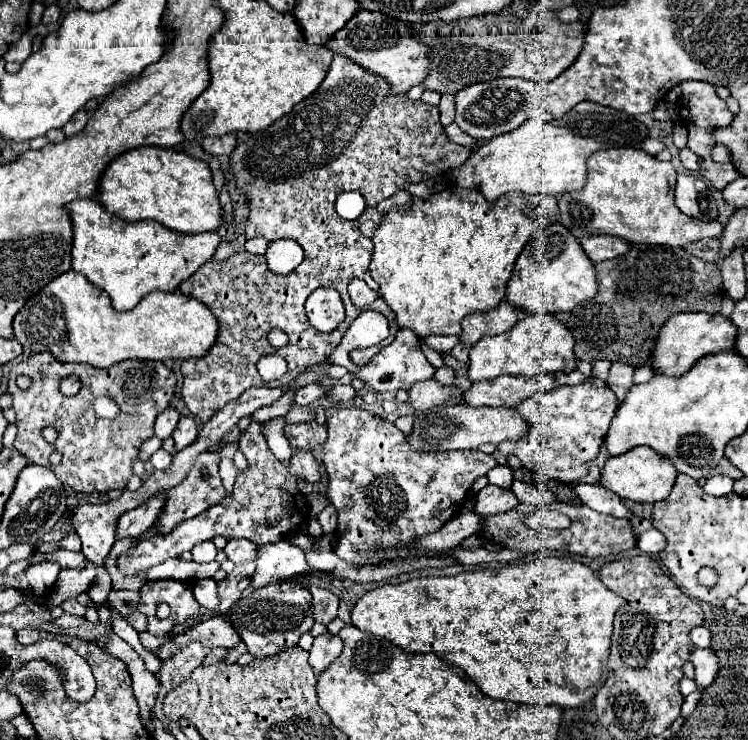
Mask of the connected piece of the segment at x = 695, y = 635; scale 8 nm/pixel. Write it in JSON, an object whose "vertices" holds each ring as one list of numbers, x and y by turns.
{"vertices":[[695,627,691,631,691,639,693,639,695,647,709,647,711,645,711,633,705,627]]}

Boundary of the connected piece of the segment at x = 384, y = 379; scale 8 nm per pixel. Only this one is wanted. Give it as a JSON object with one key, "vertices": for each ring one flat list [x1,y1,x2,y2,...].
{"vertices":[[399,329,395,336,395,341,391,345,383,347,377,355,373,355,373,359,367,365,358,367,352,361,351,363,343,361,343,365,347,365,345,368,349,372,355,377,367,381,369,387,373,387,379,393,395,393,397,389,409,389,413,383,431,379,433,373,435,373,435,367,425,359,425,355,421,351,419,337,410,329]]}

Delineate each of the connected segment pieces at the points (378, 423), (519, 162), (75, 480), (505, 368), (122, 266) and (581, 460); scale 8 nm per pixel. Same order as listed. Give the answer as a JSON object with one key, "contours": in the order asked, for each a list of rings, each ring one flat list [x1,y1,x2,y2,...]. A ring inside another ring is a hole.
{"contours":[[[341,407,327,421,327,441,323,443,323,465,329,477,327,497,331,505,337,509,337,547,335,553,357,567,363,565,381,565,397,559,419,559,427,557,427,553,373,553,373,551,409,551,409,545,429,533,439,531,453,515,459,511,471,483,487,475,497,461,481,451,435,451,435,453,419,453,413,451,405,435,391,423,377,419,373,413]],[[579,103,563,119,549,119,545,111,537,111,517,131,481,143,473,155,455,169,455,181,465,189,481,191,489,201,511,191,561,195,585,187,589,155,611,147,639,149,645,137,647,127,641,121,597,103]],[[35,353,29,359,25,359,23,363,15,365,9,377,9,393,13,397,13,409,17,413,17,437,15,437,15,449,19,453,23,453,27,457,29,463,35,465,43,465,49,467,57,479,71,487,73,491,79,493,109,493,109,491,121,491,127,487,127,481,133,475,133,463,137,459,139,447,153,437,153,423,157,419,157,415,161,411,165,411,171,403,171,397,175,393,175,385,177,379,173,375,173,371,169,367,165,367,161,361,125,361,125,363,117,363,117,367,109,367,105,371,89,367,87,363,61,363,57,361,51,353],[19,375,27,375,31,379,31,387,29,389,19,389,15,383,15,377],[65,375,77,375,83,383,81,391,75,397,65,397,59,391,59,383],[97,397,109,397,113,399,121,413,115,419,101,419,97,417,97,413,93,411,93,401],[53,425,59,429,59,439,55,443,49,443,41,437,41,429],[57,451,61,453,61,461,57,465,53,465,49,461,49,455]],[[525,315,521,321,515,323,513,329,509,329,503,335,493,335,477,341,469,351,469,369,467,377,475,381,483,379,495,379,499,375,539,375,539,373,571,373,577,365,575,353,573,353,575,339,571,331,557,321,553,315]],[[77,199,67,205,71,219,73,219,73,269,83,273,87,281,97,285,99,289,107,291,111,303,117,311,133,309,147,293,151,291,175,291,181,281,189,279,193,271,197,271,203,263,207,263,213,255,221,237,213,233,199,233,199,235,185,235,163,227,157,221,123,221,117,215,109,213,97,199]],[[587,377,579,385,535,393,515,409,527,423,531,423,531,431,519,441,501,443,497,449,503,455,515,455,523,467,535,475,545,475,567,485,579,483,589,473,587,463,599,455,615,409,615,393,595,377]]]}

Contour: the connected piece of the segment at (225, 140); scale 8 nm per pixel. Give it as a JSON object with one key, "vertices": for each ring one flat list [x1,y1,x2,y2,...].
{"vertices":[[233,133,223,135,223,137,205,137,205,139,201,141,201,145,203,145,203,149,205,149,207,153,211,153,211,155,217,155,217,157,221,157,221,155,231,155,231,151,237,147,237,137,235,137]]}

